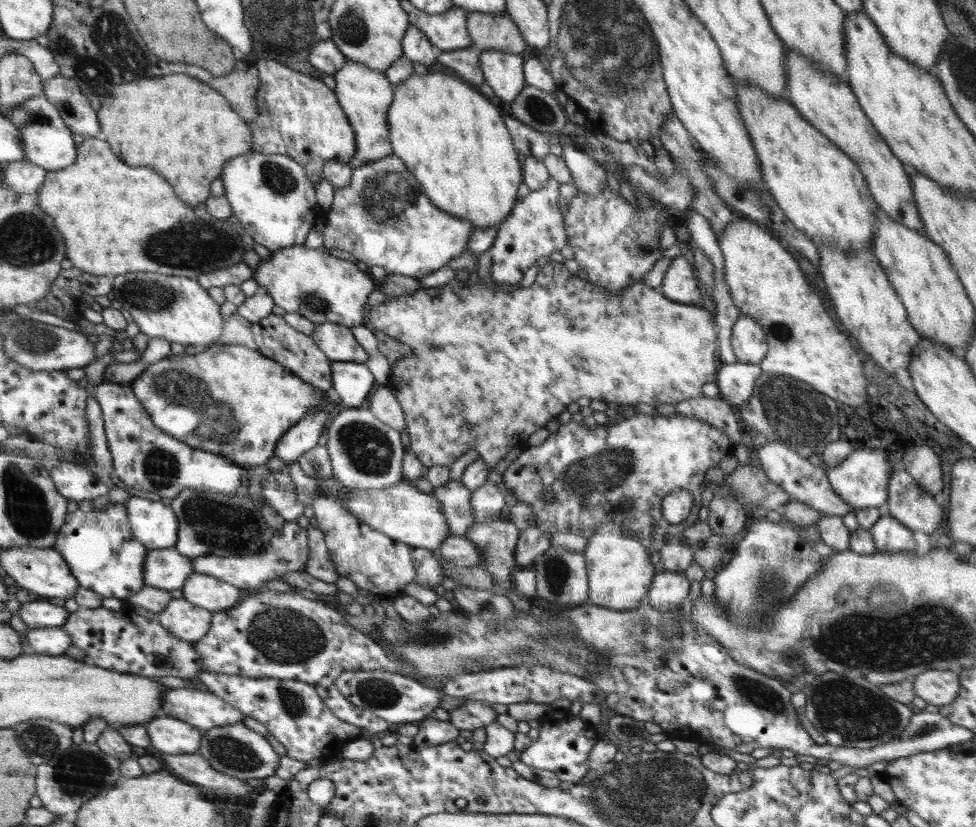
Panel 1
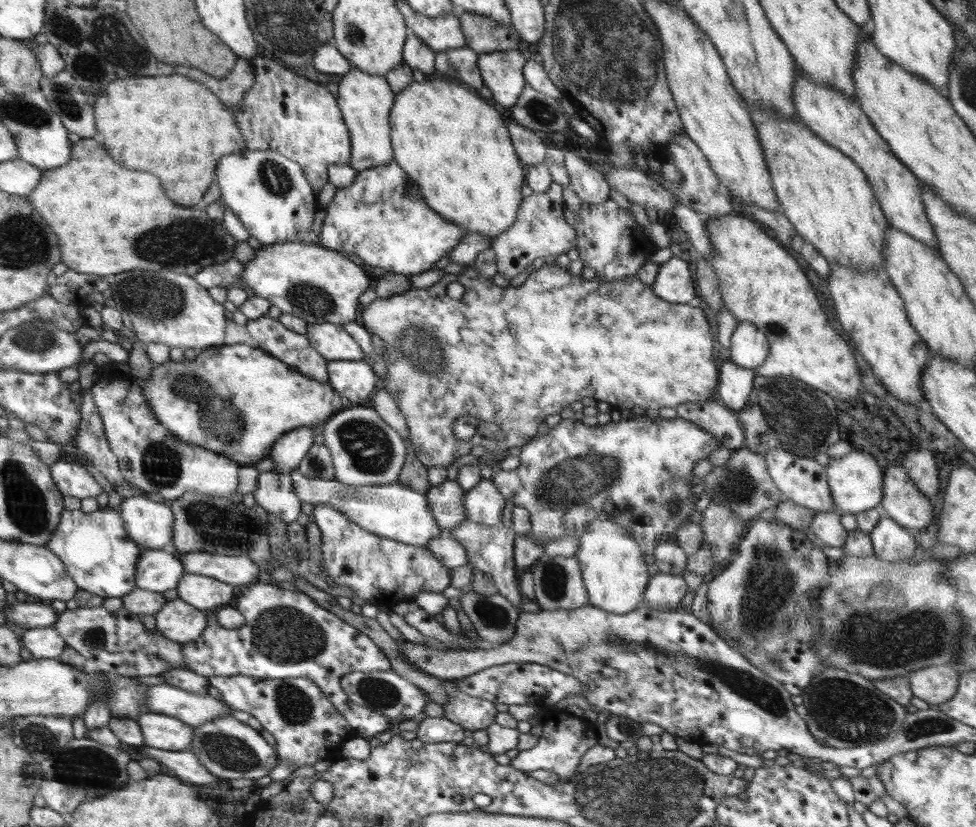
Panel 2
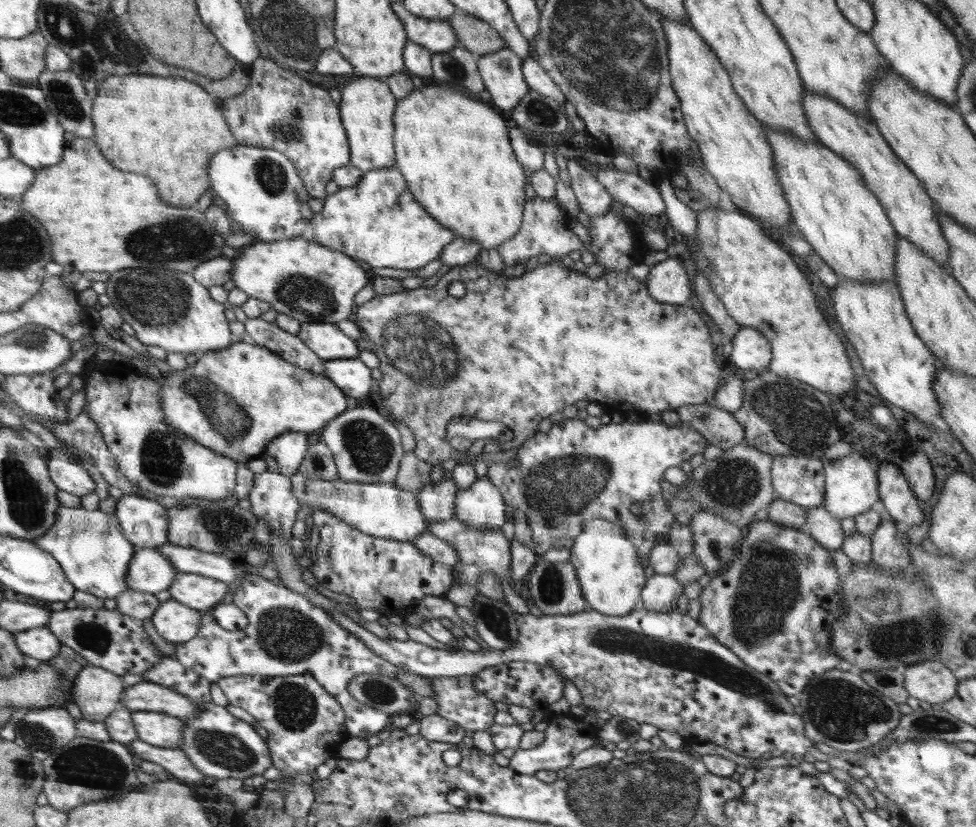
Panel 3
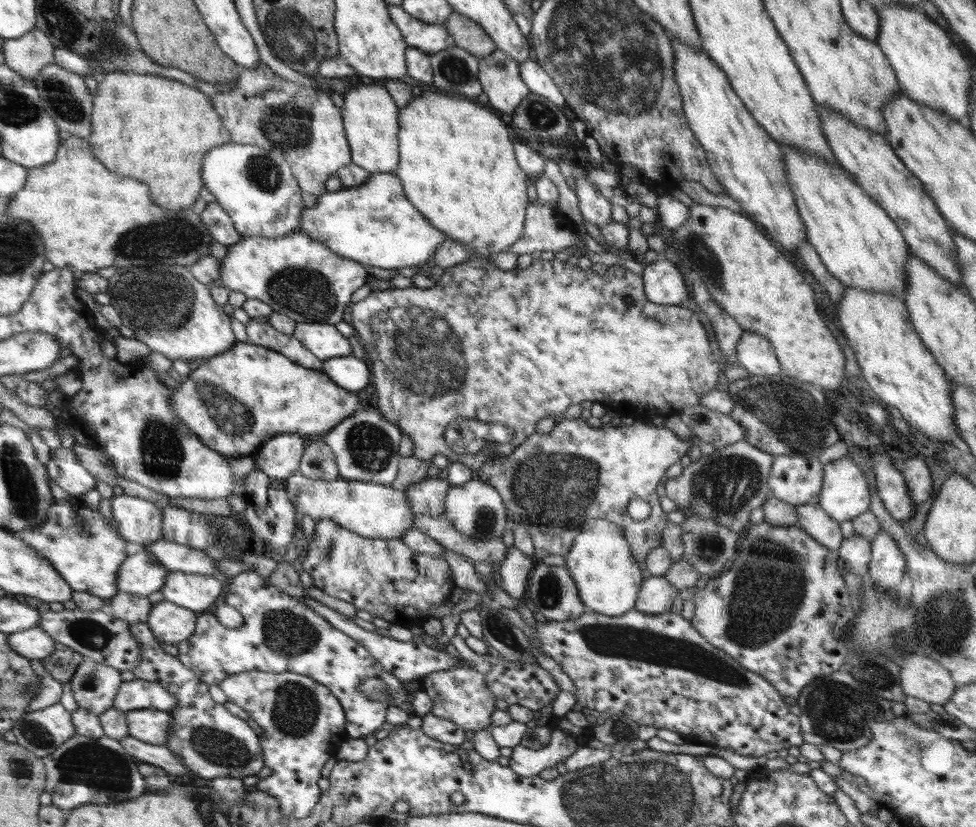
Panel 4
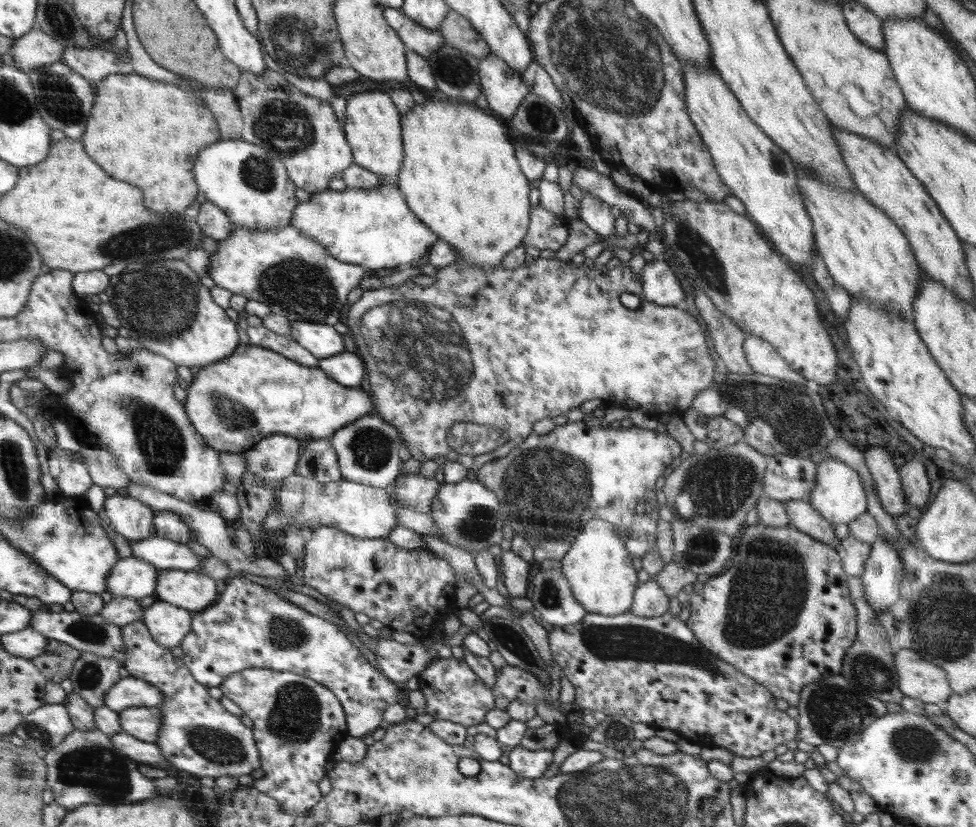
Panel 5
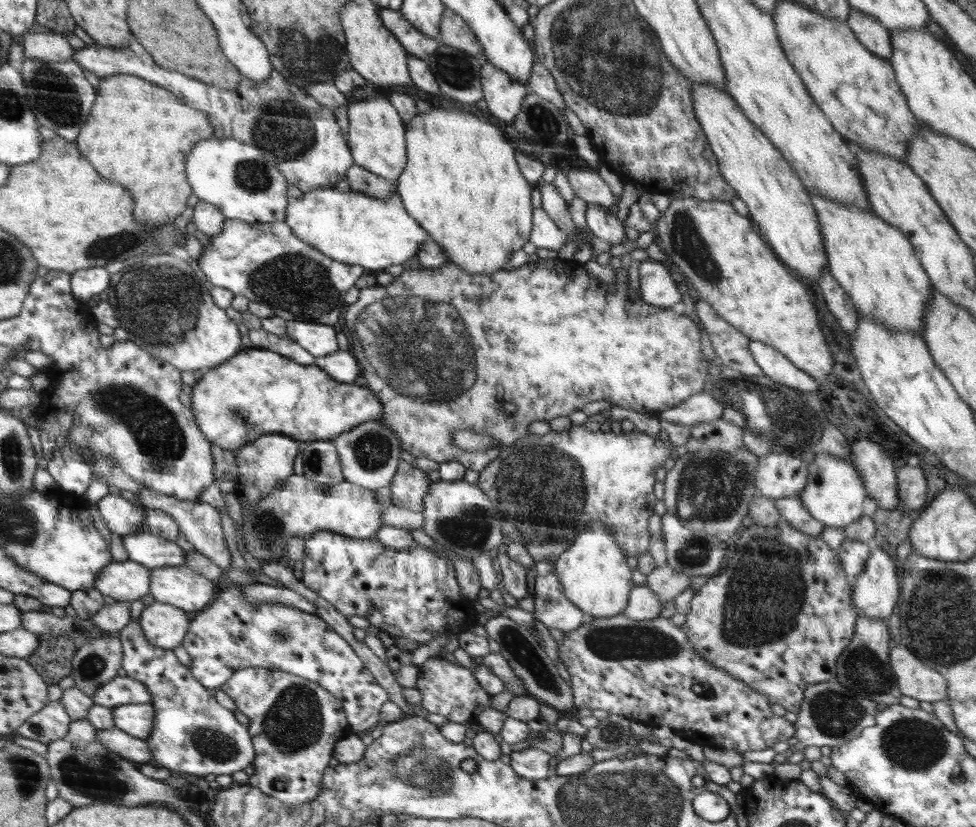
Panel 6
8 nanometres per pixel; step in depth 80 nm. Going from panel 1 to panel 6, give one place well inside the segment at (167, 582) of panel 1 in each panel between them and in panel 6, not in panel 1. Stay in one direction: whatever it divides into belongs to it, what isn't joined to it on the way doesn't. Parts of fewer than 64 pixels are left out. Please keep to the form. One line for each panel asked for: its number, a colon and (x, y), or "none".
2: (158, 570)
3: (150, 571)
4: (141, 574)
5: (133, 577)
6: (124, 581)

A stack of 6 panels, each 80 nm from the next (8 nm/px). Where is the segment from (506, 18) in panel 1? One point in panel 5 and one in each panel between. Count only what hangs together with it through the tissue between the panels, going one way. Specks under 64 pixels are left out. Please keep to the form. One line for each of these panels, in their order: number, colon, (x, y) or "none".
2: (483, 35)
3: (477, 36)
4: (468, 34)
5: (458, 31)

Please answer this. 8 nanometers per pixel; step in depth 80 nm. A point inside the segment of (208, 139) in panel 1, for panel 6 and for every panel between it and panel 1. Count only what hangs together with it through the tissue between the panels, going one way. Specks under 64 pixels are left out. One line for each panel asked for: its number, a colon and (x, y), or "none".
2: (176, 128)
3: (169, 128)
4: (143, 126)
5: (150, 133)
6: (138, 134)

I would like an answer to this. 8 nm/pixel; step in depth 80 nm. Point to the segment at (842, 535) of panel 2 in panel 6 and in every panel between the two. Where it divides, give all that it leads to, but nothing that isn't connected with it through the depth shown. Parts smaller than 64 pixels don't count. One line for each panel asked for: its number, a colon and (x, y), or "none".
3: (823, 527)
4: (810, 517)
5: (801, 515)
6: (790, 508)

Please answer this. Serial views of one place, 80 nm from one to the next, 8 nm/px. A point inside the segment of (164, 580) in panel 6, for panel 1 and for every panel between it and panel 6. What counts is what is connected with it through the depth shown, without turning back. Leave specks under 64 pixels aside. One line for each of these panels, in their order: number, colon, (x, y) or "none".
1: (211, 593)
2: (204, 592)
3: (199, 592)
4: (197, 592)
5: (192, 591)

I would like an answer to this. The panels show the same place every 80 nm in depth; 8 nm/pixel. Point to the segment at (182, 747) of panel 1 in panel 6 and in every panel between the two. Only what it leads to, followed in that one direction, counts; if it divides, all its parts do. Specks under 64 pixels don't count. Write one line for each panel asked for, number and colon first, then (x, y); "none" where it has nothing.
2: (160, 731)
3: (159, 729)
4: (153, 726)
5: (144, 723)
6: (138, 720)

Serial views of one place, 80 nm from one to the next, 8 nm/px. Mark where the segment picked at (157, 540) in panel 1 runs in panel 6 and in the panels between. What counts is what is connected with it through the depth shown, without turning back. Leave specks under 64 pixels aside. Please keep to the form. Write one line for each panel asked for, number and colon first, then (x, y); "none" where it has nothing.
2: (151, 524)
3: (145, 522)
4: (137, 520)
5: (128, 516)
6: (122, 517)

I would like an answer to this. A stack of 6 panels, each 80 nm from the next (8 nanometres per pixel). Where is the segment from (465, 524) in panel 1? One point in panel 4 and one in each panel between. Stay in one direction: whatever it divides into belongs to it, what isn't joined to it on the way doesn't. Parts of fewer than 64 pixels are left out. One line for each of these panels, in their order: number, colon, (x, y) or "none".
2: (446, 499)
3: (436, 499)
4: (427, 497)

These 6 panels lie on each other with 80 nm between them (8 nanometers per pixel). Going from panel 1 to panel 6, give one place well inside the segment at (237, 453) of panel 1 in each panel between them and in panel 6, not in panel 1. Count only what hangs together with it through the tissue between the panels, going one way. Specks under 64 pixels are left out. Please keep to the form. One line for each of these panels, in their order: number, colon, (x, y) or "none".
2: (236, 400)
3: (236, 401)
4: (236, 401)
5: (235, 403)
6: (258, 392)

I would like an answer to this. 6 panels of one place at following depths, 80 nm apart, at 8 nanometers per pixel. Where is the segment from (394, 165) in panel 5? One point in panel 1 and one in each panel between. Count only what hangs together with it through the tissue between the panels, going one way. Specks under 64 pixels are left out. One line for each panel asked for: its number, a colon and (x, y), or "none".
1: (366, 94)
2: (366, 100)
3: (368, 105)
4: (370, 114)

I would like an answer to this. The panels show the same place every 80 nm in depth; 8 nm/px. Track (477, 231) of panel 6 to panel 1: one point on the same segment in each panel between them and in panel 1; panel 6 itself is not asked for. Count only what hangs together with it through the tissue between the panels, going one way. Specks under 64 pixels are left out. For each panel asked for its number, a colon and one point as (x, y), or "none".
1: (454, 140)
2: (453, 144)
3: (455, 154)
4: (457, 164)
5: (460, 176)

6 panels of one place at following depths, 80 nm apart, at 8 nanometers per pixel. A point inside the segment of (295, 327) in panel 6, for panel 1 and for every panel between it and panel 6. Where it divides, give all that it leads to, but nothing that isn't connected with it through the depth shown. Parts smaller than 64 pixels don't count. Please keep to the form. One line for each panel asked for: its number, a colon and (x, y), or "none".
1: (336, 341)
2: (330, 340)
3: (327, 341)
4: (323, 340)
5: (322, 340)

